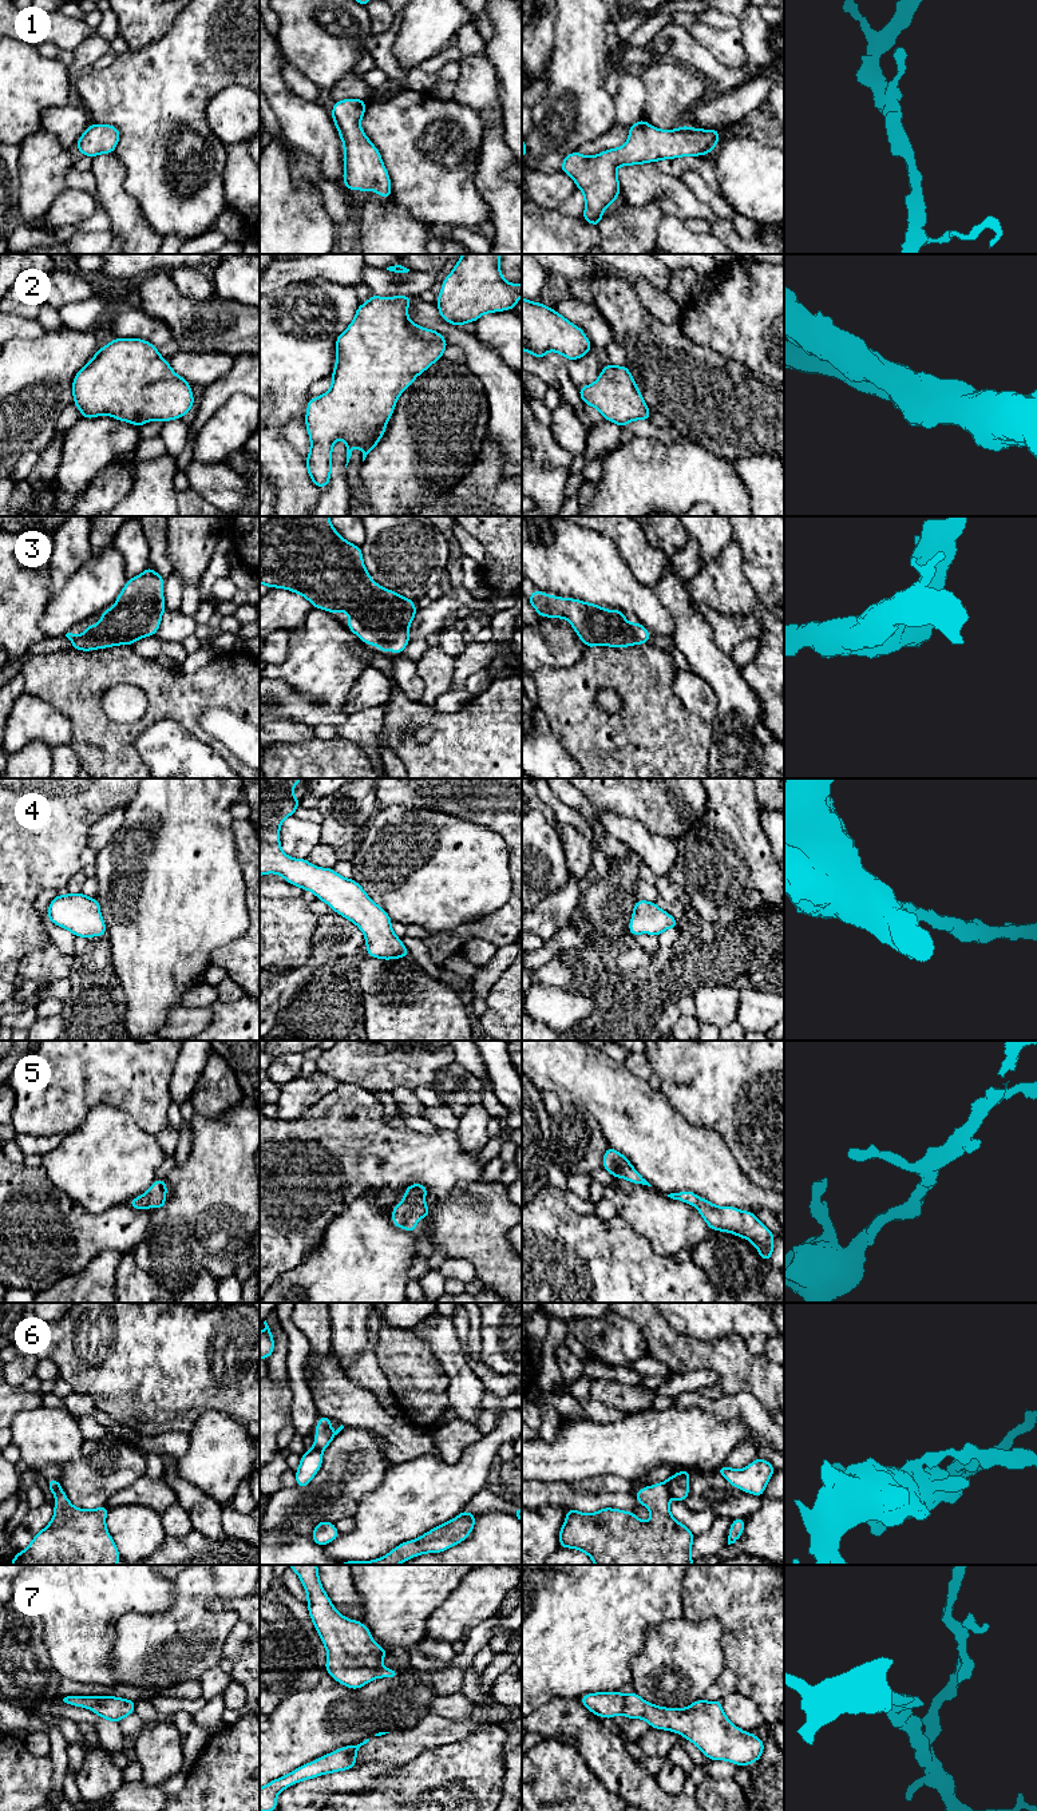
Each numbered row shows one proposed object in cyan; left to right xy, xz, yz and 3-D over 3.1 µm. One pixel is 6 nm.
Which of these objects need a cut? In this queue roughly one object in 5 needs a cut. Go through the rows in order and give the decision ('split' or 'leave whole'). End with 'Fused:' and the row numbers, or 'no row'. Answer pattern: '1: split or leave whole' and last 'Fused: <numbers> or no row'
1: leave whole
2: leave whole
3: leave whole
4: leave whole
5: leave whole
6: split
7: leave whole
Fused: 6

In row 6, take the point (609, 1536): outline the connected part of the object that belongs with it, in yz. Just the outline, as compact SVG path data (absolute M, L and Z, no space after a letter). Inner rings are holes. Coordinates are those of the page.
M665 1483L638 1489L636 1497L640 1505L650 1510L648 1522L641 1522L634 1513L611 1507L591 1514L567 1509L566 1521L559 1529L559 1548L582 1550L595 1565L693 1565L689 1553L694 1535L672 1517L672 1497Z

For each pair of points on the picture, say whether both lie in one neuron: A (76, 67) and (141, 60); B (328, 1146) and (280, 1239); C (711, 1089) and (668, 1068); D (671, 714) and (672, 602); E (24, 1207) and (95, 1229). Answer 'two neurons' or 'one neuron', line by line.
A: two neurons
B: one neuron
C: one neuron
D: two neurons
E: one neuron

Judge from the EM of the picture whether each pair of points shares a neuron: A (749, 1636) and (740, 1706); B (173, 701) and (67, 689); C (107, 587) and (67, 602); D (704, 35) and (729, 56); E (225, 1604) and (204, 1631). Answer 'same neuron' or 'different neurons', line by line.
A: different neurons
B: same neuron
C: same neuron
D: same neuron
E: different neurons

